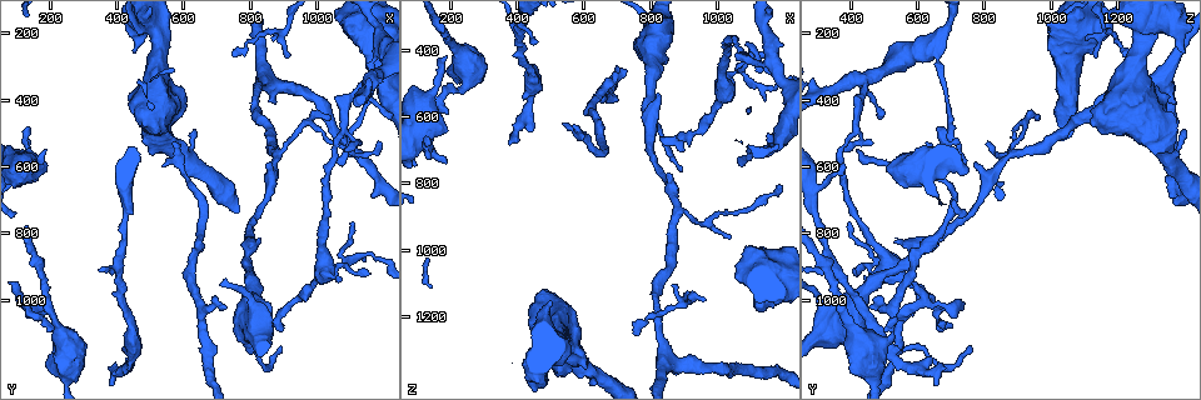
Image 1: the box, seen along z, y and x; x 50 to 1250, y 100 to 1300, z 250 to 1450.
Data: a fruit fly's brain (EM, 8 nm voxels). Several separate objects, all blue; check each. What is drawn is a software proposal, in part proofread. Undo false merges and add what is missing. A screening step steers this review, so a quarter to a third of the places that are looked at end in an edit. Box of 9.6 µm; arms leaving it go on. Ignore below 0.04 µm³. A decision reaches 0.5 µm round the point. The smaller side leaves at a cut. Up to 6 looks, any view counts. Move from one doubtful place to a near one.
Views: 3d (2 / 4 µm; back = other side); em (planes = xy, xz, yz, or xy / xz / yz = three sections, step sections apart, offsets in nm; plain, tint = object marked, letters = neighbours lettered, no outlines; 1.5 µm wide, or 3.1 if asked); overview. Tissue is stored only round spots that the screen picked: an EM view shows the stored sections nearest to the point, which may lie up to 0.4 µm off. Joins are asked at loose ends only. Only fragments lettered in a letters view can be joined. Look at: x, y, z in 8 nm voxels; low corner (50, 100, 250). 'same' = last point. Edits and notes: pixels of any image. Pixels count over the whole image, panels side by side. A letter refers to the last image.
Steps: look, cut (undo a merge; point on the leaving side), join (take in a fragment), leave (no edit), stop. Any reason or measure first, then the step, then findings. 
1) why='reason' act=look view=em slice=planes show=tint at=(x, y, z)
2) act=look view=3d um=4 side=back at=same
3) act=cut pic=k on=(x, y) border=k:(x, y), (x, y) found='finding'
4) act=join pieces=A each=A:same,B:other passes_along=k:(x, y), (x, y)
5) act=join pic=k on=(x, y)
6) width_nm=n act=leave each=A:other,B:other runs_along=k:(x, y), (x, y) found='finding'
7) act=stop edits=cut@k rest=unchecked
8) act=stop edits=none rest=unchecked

why='free end' act=look view=em slice=xy step=4 show=plain at=(180, 560, 410)

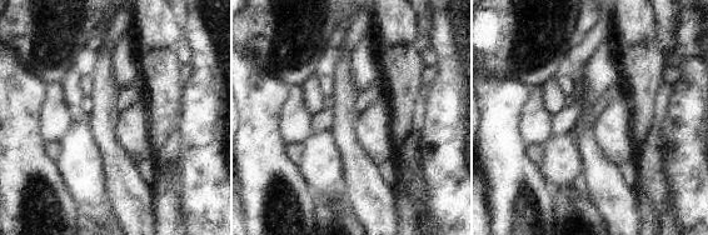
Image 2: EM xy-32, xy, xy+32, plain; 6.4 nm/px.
act=look view=em slice=xy step=4 show=letters at=same

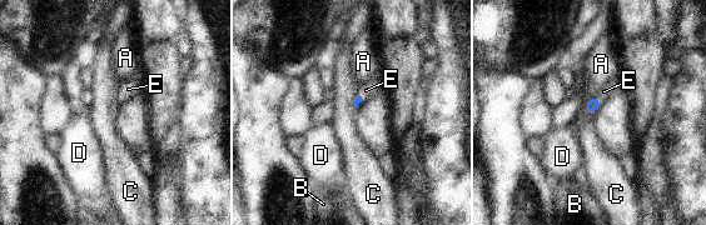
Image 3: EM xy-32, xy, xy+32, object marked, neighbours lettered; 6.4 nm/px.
act=join pieces=E each=A:other,B:other,C:other,D:other,E:same found='it goes on there'

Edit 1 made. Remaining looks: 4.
why='branch stops here' act=look view=em slice=planes show=letters at=(140, 480, 670)

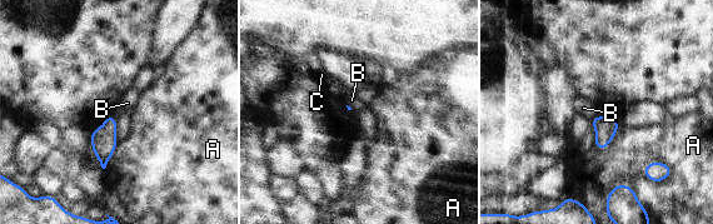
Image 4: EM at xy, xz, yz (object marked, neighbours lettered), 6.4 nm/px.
longest_contact=A:190nm act=leave each=A:other,B:other,C:other found='none of them fits'

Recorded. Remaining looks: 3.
why='end of a long branch' act=look view=3d um=4 at=(1060, 590, 740)

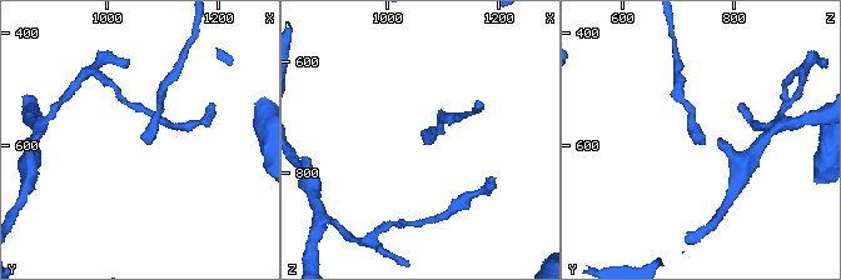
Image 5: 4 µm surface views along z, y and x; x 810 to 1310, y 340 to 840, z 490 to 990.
why='now the EM' act=look view=em slice=yz step=8 show=tint at=(1070, 585, 745)

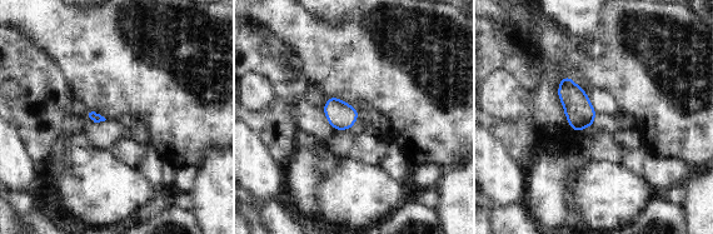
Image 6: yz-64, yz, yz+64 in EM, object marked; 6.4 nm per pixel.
why='cut it another way' act=look view=em slice=planes show=letters at=same

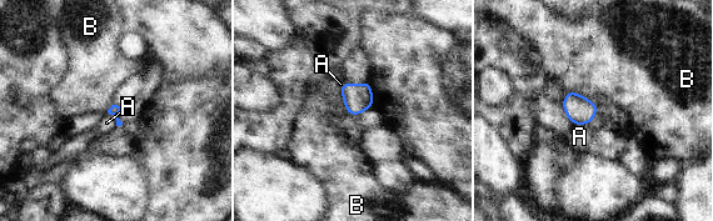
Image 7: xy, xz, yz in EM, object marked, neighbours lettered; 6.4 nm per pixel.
longest_contact=B:180nm act=leave each=A:other,B:other border=7:(339, 86), (347, 112) found='no lettered fragment goes on from it'

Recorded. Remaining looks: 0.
act=stop edits=join@3 rest=unchecked

